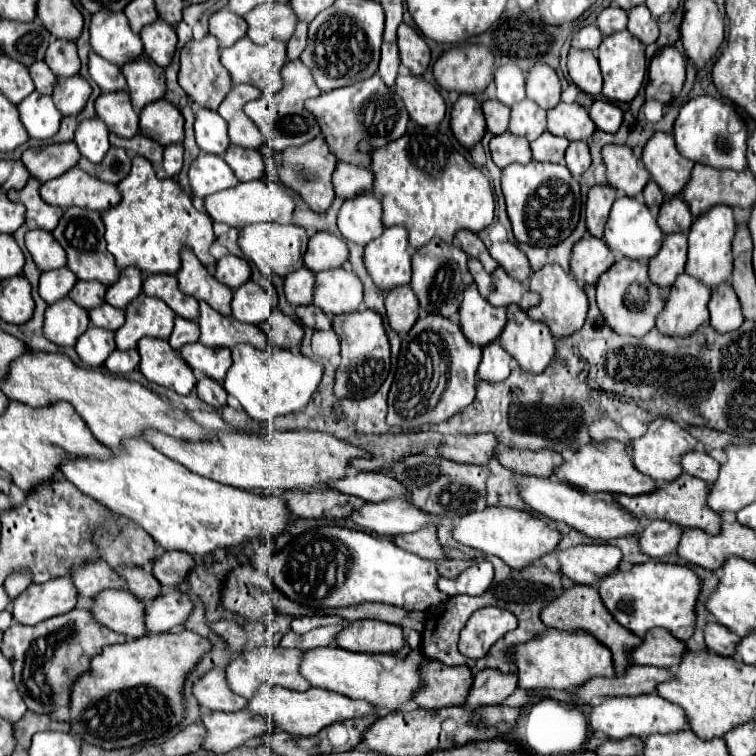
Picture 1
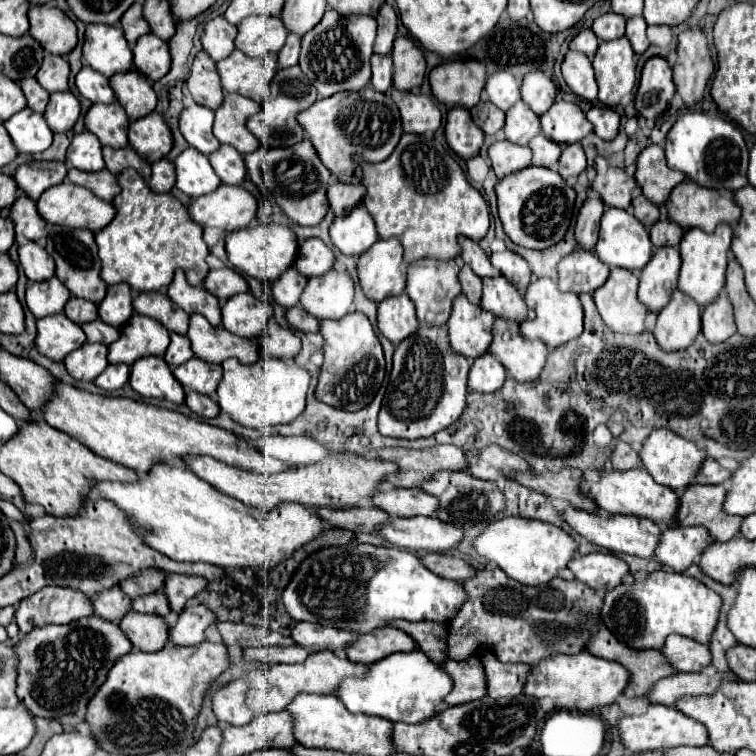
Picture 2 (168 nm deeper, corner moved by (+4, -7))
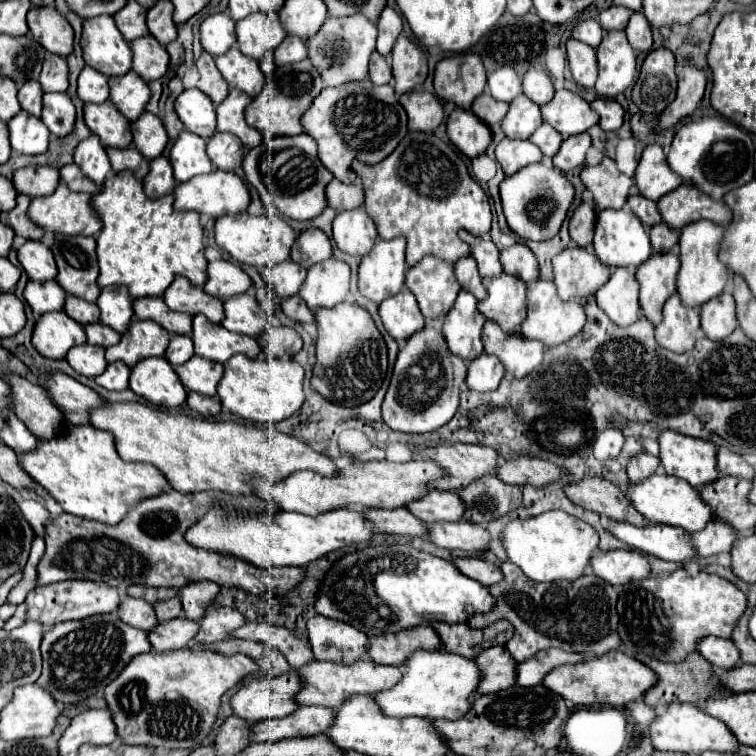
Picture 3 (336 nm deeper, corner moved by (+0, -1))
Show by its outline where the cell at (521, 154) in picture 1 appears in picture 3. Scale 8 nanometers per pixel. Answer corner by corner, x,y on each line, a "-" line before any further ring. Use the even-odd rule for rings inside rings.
504,138
496,146
496,160
500,162
504,174
510,176
510,174
516,174
520,168
524,168
528,164
540,162
542,160
542,152
530,140

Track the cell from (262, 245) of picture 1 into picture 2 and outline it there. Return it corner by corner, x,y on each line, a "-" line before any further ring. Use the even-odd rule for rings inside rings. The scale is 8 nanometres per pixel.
260,224
254,228
242,228
226,234
226,254
232,266
258,280
274,282
276,276
280,276
286,268
294,264
296,252
298,252
298,242
294,232
280,224
266,224
266,226

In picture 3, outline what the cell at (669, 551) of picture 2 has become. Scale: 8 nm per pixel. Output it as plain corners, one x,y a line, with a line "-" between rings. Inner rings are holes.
710,520
704,530
690,532
690,538
692,538
692,546
696,554
706,558
706,556
714,556
720,552
730,552
736,540
736,530
732,530
728,524
720,520
718,522

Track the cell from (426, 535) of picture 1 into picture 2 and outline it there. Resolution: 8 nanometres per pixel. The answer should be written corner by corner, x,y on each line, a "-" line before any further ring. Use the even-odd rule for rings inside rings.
426,554
422,558
424,566
432,570
434,574
454,580
454,582
466,582
476,576
476,568
466,564
462,558
448,556
448,554

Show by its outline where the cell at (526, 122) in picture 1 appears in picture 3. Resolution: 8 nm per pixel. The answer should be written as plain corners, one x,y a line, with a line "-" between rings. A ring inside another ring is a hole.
520,94
510,102
510,110
502,120
502,130
508,138
530,138
530,134
542,124
540,106
528,96

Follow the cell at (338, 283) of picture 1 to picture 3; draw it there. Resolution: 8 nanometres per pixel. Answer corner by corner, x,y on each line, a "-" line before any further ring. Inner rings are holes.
328,258
326,262
318,262
316,266
312,266
308,270
304,286
300,288
300,298
308,304
308,308
312,312
316,312
318,308
330,308
330,306
344,302
348,290
350,290
350,268
348,268
348,264
342,260
336,260
336,258

